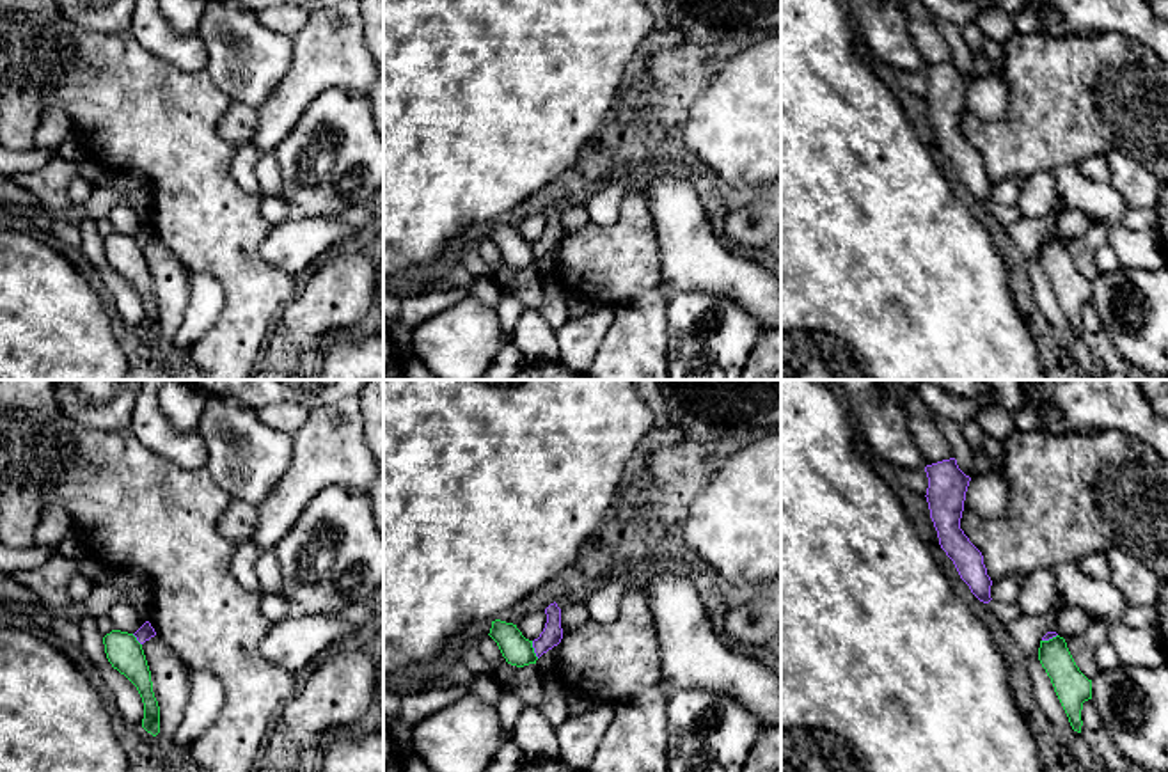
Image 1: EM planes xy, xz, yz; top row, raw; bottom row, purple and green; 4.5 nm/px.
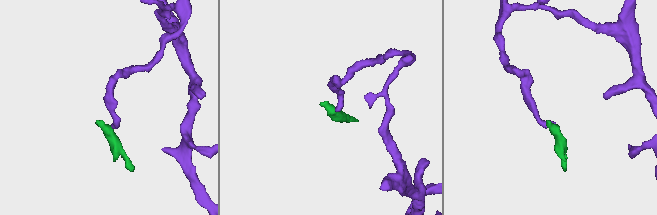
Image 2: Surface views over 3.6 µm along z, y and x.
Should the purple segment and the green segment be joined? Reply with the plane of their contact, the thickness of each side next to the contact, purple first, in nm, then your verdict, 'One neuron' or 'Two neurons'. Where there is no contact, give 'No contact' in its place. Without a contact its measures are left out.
Touches purple in xz. Thickness 90 nm (purple) against 140 nm. Two neurons

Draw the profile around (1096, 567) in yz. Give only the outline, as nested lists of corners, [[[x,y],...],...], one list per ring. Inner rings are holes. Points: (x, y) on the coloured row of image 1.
[[[1093,552],[1079,559],[1077,568],[1093,580],[1109,580],[1109,564],[1104,552]]]

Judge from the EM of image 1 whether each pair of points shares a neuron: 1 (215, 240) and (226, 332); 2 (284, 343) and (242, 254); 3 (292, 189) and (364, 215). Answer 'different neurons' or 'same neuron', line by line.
1: same neuron
2: different neurons
3: different neurons

